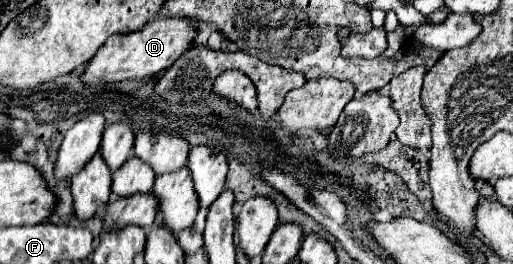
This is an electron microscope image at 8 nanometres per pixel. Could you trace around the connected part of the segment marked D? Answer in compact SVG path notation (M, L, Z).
M156 16L146 26L136 32L126 32L120 36L110 36L106 44L88 62L82 78L88 84L100 82L122 82L128 78L144 78L150 74L160 74L170 68L192 44L198 30L198 20L168 20L168 16Z

